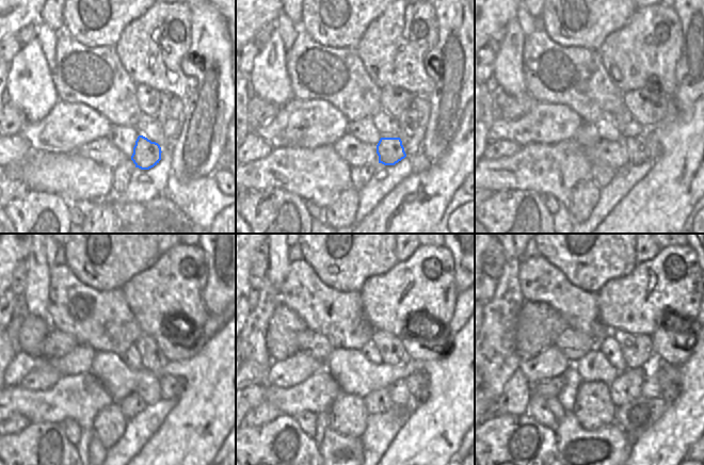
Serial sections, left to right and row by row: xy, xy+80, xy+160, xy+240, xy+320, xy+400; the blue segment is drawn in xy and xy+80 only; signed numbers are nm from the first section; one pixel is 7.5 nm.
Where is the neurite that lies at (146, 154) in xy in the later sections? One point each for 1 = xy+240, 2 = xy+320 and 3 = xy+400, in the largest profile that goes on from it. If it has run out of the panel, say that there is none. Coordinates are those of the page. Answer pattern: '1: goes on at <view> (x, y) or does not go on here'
1: goes on at xy+240 (170, 385)
2: goes on at xy+320 (416, 382)
3: goes on at xy+400 (667, 374)

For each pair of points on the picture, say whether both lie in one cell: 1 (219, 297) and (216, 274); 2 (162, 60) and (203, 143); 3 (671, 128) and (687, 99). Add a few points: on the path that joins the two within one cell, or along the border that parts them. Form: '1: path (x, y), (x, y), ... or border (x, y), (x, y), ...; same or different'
1: path (219, 291), (219, 279); same
2: border (189, 75), (196, 81), (196, 89), (182, 99); different
3: border (692, 107), (688, 111), (677, 112), (675, 110); different

